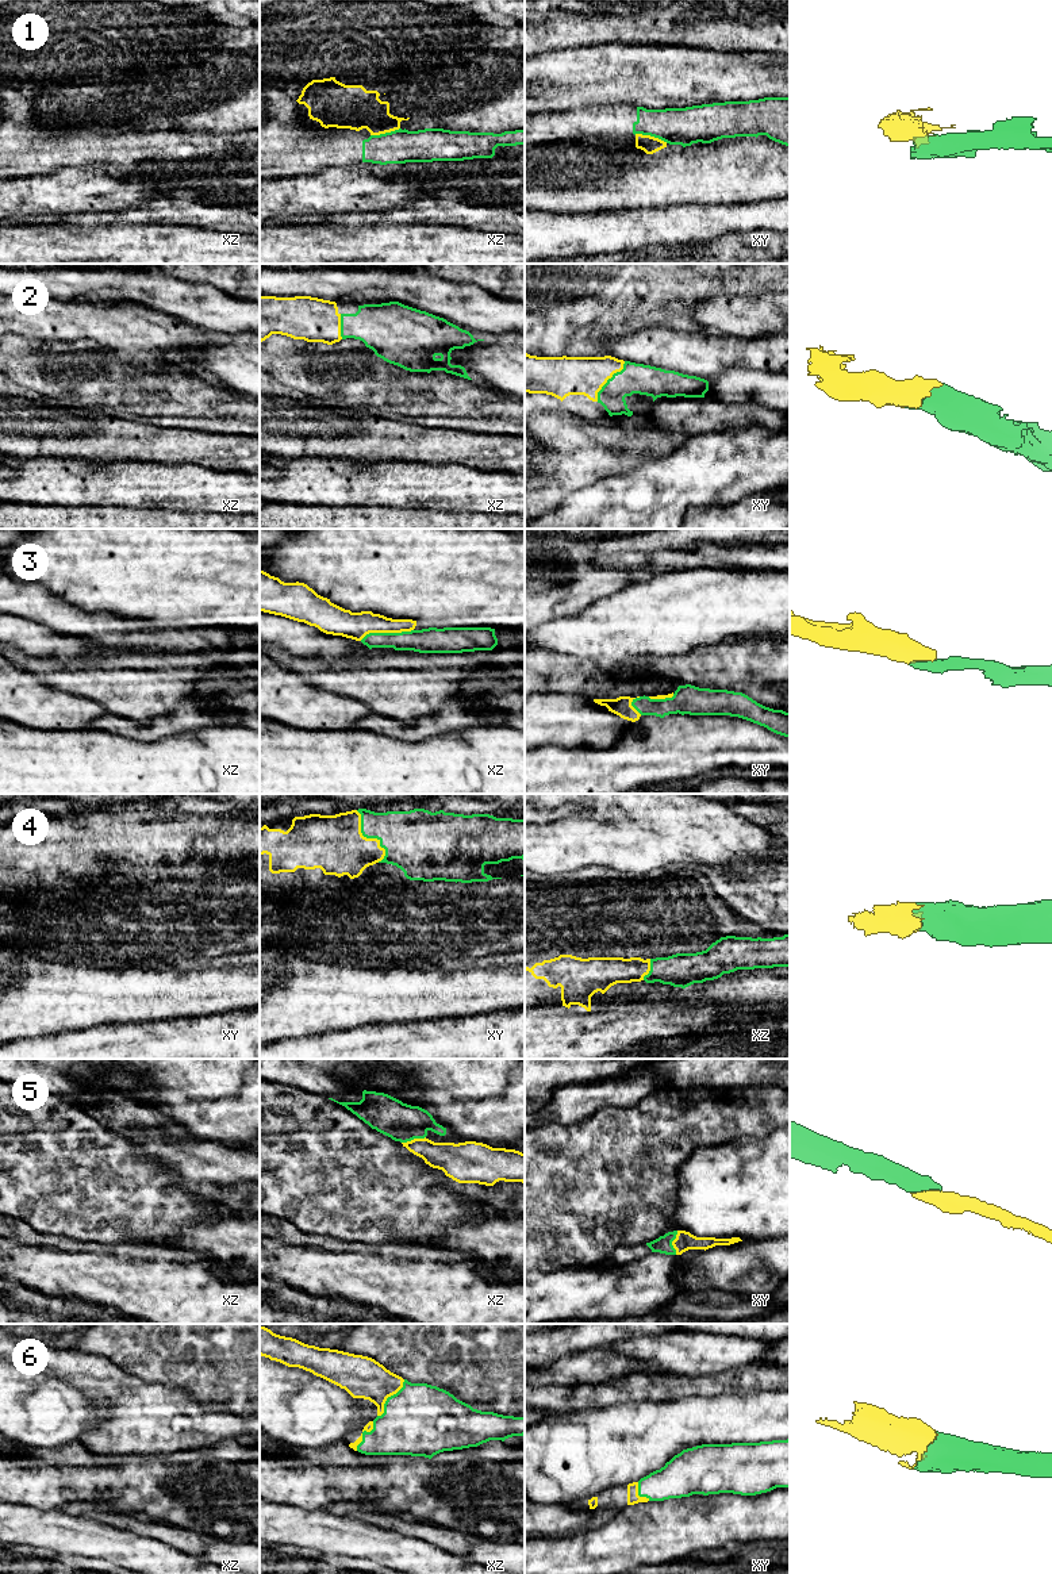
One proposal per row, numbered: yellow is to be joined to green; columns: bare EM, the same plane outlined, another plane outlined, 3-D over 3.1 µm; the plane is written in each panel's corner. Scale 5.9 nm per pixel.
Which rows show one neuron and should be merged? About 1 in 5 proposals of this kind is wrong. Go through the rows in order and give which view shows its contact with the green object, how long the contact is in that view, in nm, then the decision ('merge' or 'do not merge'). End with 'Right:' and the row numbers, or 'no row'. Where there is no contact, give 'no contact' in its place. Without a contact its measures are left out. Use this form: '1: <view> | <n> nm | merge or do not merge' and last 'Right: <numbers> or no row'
1: xy | 200 nm | do not merge
2: xy | 300 nm | merge
3: xz | 320 nm | merge
4: xy | 340 nm | merge
5: xz | 150 nm | merge
6: xz | 280 nm | merge
Right: 2, 3, 4, 5, 6

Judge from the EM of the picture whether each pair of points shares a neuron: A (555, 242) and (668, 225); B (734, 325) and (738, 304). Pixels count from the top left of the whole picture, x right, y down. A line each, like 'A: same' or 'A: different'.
A: same
B: same

